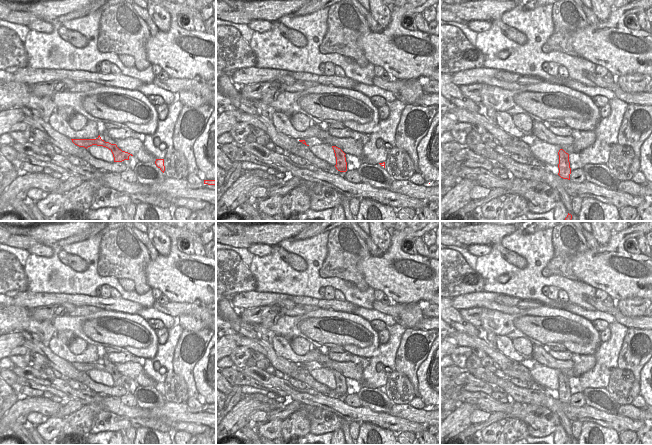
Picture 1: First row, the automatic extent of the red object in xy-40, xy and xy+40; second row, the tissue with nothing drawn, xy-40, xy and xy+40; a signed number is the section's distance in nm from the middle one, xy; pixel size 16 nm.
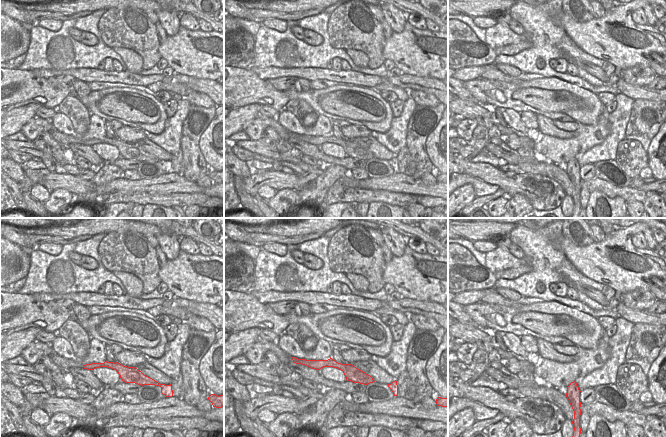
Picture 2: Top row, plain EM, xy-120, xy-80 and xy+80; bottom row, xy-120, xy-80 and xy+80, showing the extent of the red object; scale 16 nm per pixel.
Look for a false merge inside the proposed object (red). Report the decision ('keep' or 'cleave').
cleave

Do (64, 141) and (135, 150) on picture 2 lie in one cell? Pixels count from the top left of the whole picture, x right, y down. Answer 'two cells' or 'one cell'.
one cell

